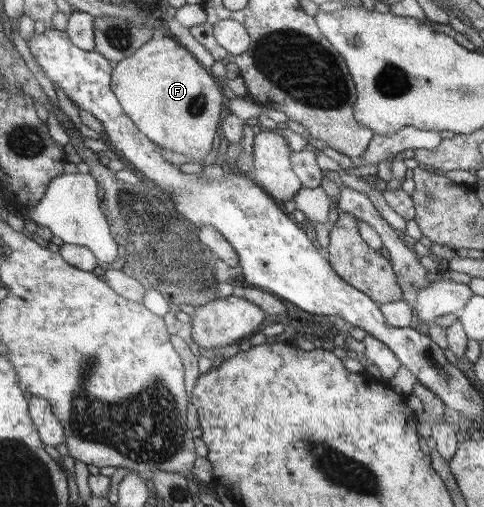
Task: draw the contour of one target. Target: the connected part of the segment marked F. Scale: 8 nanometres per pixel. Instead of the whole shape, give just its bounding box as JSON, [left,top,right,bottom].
[111,35,223,164]

